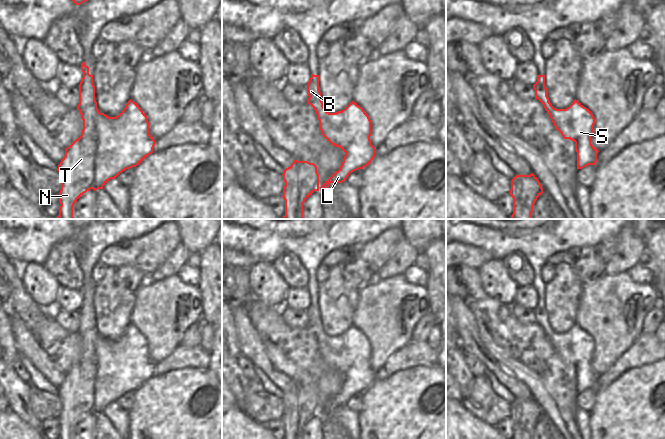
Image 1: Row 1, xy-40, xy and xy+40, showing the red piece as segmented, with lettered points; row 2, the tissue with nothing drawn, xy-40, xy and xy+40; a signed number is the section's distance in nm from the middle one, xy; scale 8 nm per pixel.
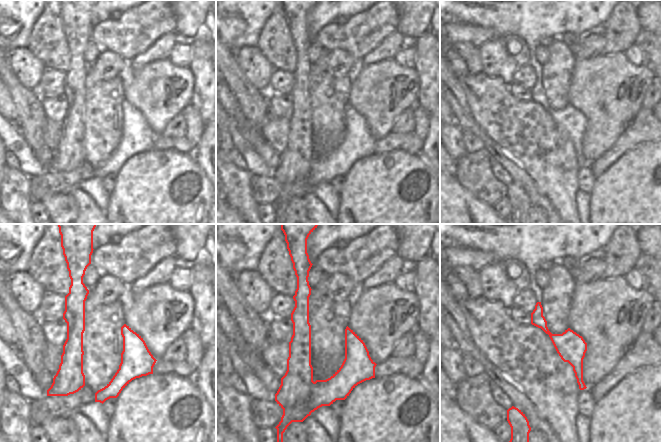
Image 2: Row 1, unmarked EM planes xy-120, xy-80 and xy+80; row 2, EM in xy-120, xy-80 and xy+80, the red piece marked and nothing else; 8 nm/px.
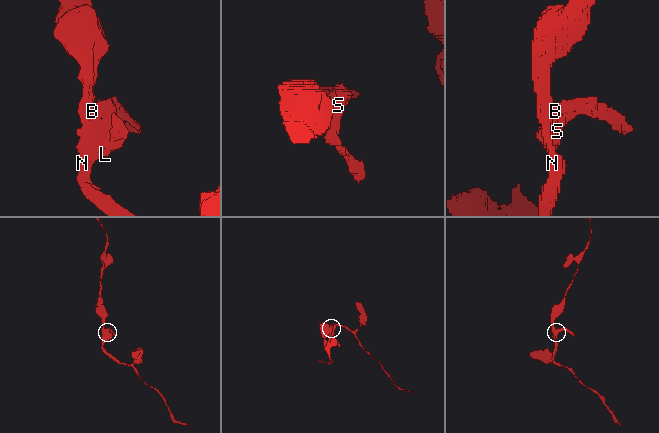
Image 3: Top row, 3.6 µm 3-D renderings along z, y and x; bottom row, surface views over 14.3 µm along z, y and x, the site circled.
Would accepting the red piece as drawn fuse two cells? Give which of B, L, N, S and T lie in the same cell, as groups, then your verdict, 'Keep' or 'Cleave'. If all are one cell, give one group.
Groups: B N T / L S. Cleave.

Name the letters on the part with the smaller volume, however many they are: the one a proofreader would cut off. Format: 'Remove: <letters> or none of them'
Remove: L, S

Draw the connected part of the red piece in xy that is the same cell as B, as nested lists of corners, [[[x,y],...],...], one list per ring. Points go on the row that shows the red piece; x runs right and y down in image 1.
[[[311,74],[307,84],[307,94],[309,96],[307,103],[315,110],[319,120],[319,127],[324,127],[328,131],[334,119],[323,106],[319,90],[319,75]]]

